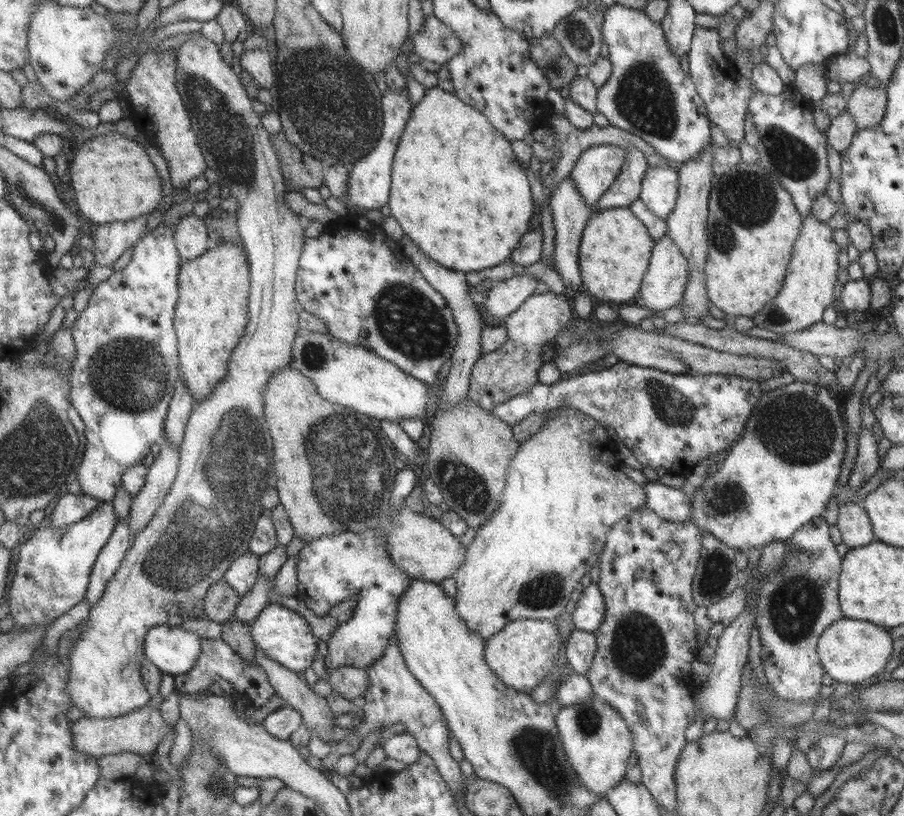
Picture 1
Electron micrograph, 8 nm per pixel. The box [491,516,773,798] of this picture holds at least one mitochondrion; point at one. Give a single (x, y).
(638, 647)

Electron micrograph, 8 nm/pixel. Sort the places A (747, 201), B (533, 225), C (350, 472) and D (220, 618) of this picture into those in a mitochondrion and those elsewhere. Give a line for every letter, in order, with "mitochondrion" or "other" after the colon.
A: mitochondrion
B: other
C: mitochondrion
D: other

